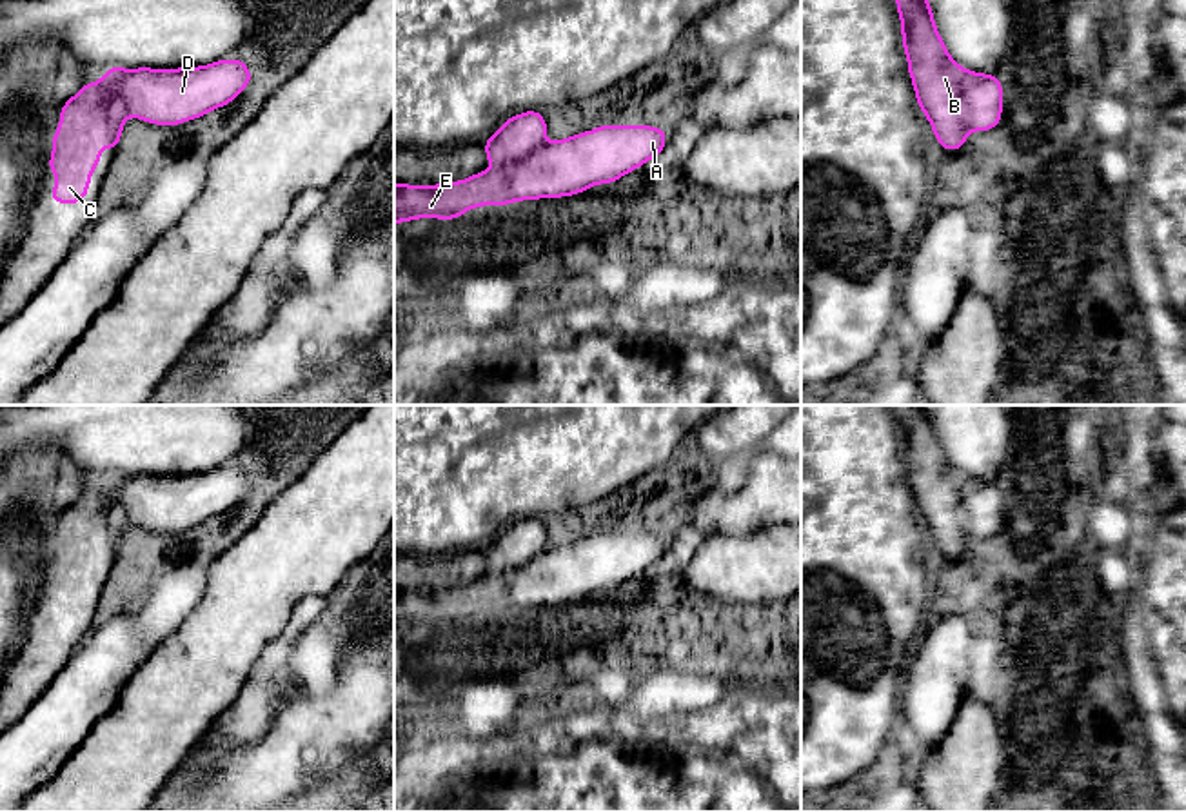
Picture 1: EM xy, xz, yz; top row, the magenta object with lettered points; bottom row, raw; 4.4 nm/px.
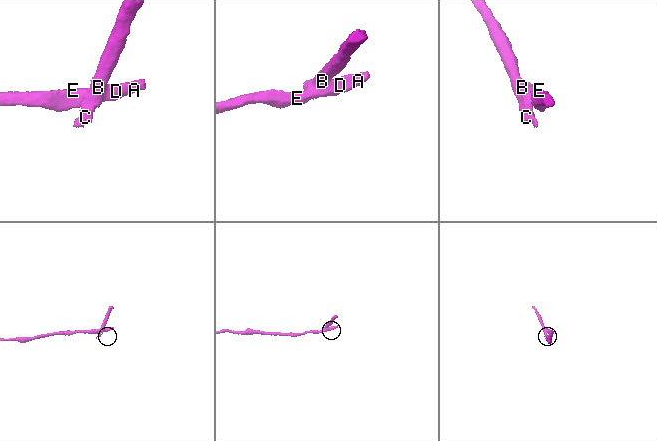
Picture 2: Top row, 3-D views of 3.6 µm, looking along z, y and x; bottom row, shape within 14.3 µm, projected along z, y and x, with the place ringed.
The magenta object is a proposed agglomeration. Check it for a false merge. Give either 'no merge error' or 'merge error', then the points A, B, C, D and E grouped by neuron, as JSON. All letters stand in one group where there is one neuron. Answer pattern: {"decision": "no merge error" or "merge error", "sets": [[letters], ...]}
{"decision": "merge error", "sets": [["A", "D", "E"], ["B", "C"]]}

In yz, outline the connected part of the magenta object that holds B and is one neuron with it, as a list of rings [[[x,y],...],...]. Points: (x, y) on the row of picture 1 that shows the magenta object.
[[[895,0],[903,47],[919,109],[944,151],[959,151],[968,136],[961,109],[964,69],[948,54],[926,0]]]

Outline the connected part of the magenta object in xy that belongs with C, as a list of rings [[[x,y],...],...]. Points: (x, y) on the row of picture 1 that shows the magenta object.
[[[107,67],[100,82],[85,84],[60,109],[60,129],[53,133],[53,169],[58,183],[54,203],[84,203],[91,171],[100,165],[100,147],[118,147],[124,116],[114,105],[114,80],[127,69]]]

